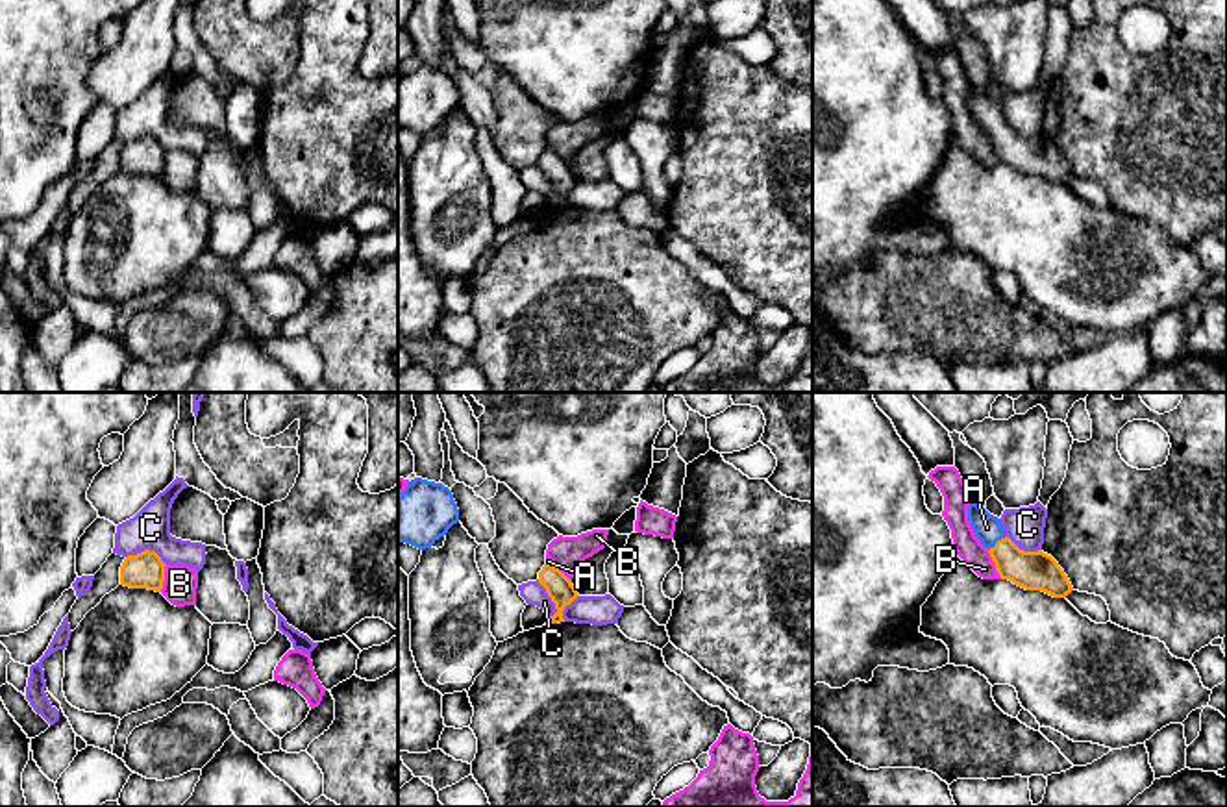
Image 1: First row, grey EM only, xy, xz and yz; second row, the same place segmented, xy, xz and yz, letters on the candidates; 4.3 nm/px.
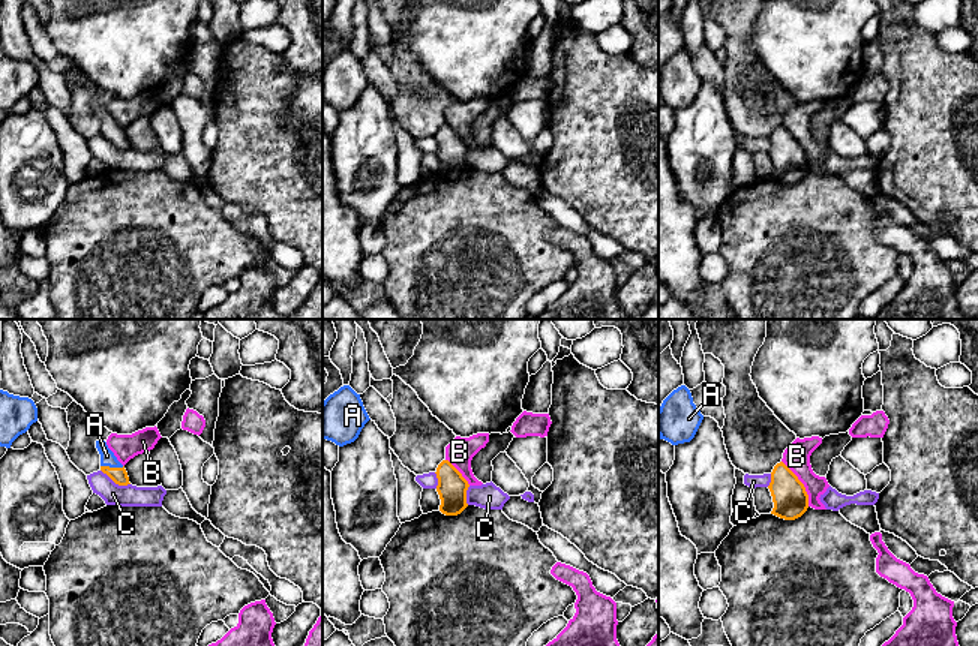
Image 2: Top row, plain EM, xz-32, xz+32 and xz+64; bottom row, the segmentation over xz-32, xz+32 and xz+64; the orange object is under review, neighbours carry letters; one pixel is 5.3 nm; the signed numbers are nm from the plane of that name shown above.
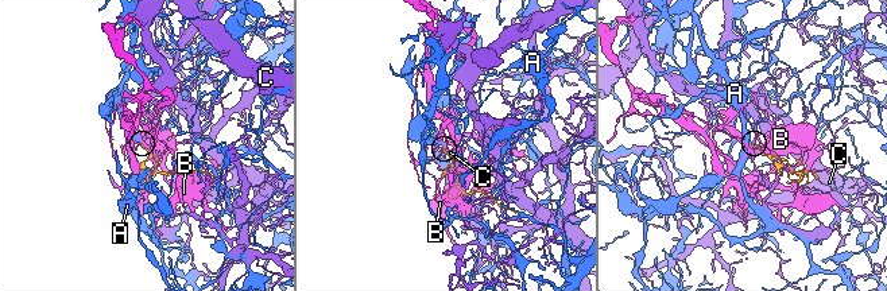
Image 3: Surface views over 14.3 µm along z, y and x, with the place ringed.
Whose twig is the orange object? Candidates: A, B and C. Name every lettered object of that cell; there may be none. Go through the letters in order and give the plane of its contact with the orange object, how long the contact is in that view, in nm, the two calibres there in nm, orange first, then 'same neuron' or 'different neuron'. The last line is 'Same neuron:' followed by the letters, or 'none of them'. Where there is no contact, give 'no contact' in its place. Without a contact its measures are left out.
A: meets orange in yz; contact 100 nm long; 180 nm thick on the orange side, 120 nm on the other; same neuron
B: meets orange in yz; contact 140 nm long; 180 nm thick on the orange side, 110 nm on the other; different neuron
C: meets orange in xy; contact 180 nm long; 160 nm thick on the orange side, 180 nm on the other; different neuron
Same neuron: A

